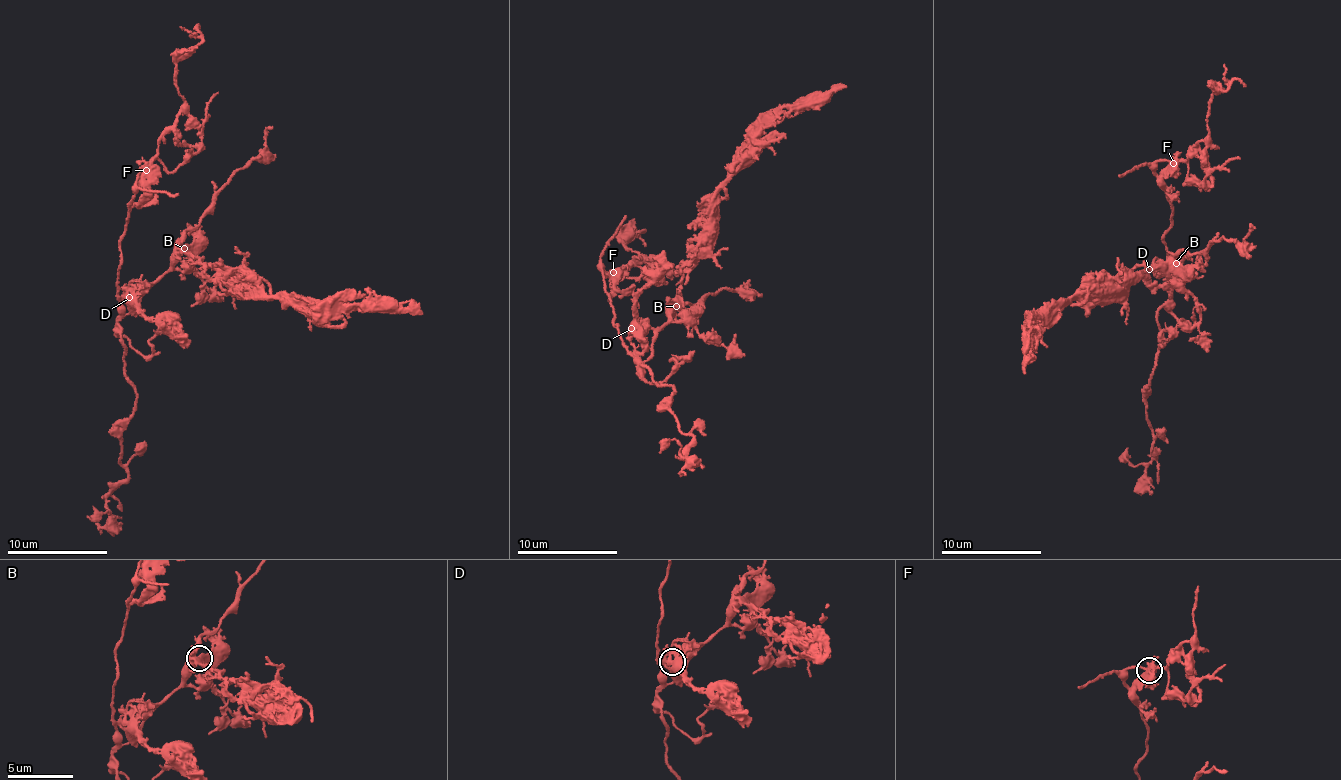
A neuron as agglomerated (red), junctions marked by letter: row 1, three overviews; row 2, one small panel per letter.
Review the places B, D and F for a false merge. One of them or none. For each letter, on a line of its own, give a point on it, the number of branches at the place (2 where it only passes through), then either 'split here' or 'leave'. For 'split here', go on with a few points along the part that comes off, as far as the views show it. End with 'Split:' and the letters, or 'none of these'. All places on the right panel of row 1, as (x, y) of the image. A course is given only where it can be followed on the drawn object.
B: place (1176, 263); branches 6; leave
D: place (1149, 269); branches 5; leave
F: place (1173, 163); branches 5; leave
Split: none of these

